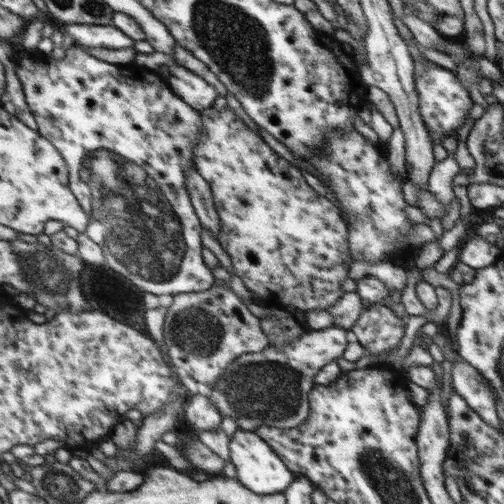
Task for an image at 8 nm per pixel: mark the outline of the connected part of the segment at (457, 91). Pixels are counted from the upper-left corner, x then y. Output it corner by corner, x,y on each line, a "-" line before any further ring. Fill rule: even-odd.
416,62
414,68
416,80
416,92
420,100
420,118
426,124
432,142
440,140
446,134
454,134
466,116
466,112
472,108
472,100
466,94
460,78
456,78
450,70
437,66
433,62

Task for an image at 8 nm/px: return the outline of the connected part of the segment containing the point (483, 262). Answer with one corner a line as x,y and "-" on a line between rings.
479,235
466,236
460,245
458,262
463,262
470,268
480,269
495,263
501,255
502,250

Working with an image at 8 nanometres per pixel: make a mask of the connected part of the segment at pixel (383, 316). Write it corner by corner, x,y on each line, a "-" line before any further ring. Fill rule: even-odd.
374,303
360,313
352,330
367,353
380,356
399,347
405,324
392,308

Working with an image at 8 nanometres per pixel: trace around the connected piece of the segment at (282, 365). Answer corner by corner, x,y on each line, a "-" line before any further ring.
331,326
327,329
312,330
288,346
271,346
264,352
246,354
230,366
222,380
218,381
213,388
210,386
210,397
224,416
230,416
238,423
239,429
257,431
263,426
296,428
303,425
311,416
311,392
318,385
317,376
325,366
338,358
345,357
350,345
346,329

